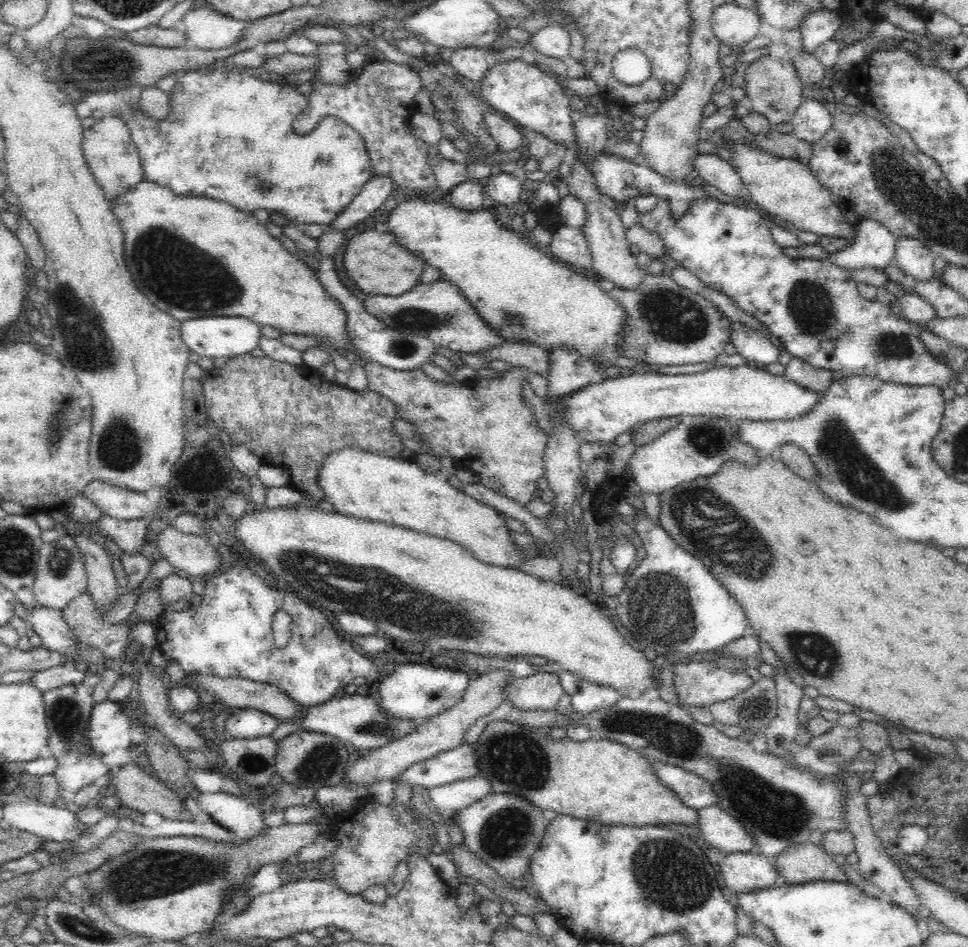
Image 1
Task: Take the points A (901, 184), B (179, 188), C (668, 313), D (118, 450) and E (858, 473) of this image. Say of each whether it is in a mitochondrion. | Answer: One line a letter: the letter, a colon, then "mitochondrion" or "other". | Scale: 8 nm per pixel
A: mitochondrion
B: other
C: mitochondrion
D: mitochondrion
E: mitochondrion

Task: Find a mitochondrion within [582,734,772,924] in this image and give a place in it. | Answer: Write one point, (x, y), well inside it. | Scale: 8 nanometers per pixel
(673, 877)

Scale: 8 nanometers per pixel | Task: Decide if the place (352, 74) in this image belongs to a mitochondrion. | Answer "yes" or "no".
no

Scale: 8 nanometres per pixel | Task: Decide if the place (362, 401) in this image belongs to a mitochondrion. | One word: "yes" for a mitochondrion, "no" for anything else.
no

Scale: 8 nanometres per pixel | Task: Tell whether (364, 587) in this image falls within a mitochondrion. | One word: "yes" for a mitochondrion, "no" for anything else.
yes

